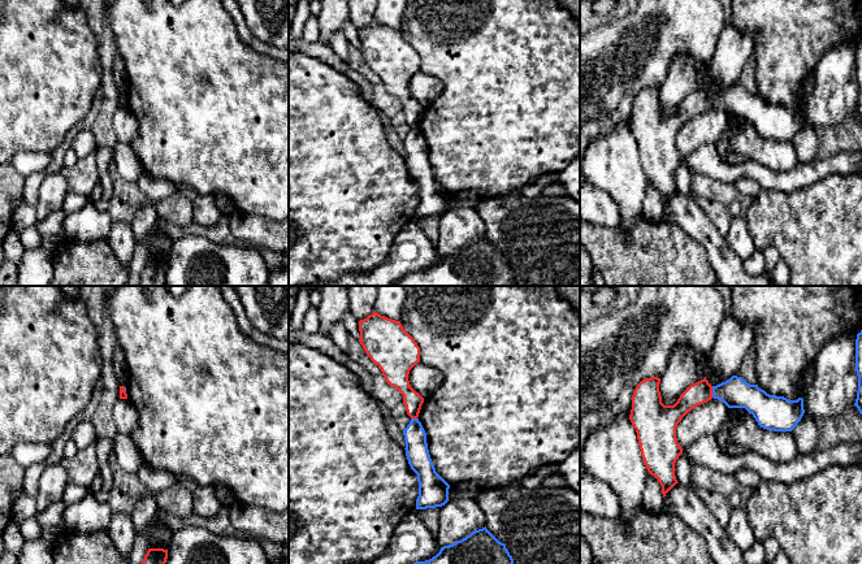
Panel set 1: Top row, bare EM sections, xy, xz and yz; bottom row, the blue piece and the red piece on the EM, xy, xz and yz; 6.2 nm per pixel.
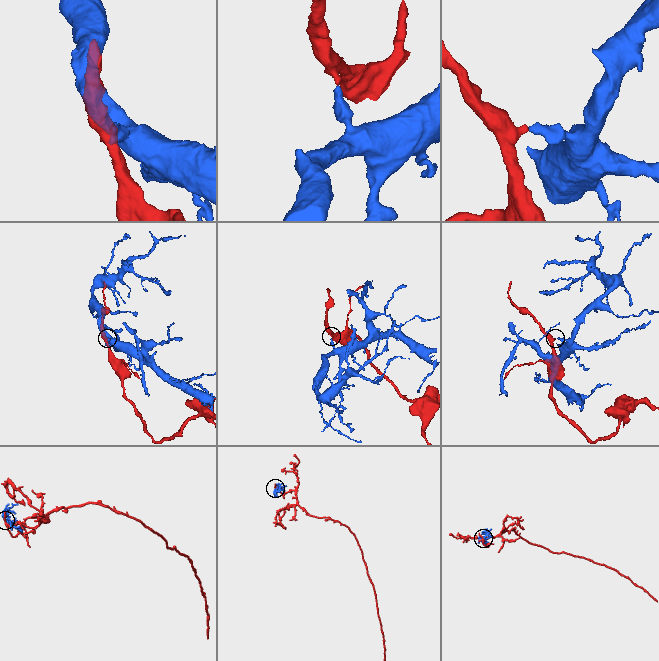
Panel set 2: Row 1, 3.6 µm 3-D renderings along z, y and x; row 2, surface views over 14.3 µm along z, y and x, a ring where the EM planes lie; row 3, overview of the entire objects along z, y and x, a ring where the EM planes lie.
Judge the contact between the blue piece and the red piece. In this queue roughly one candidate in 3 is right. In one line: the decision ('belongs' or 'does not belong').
does not belong

